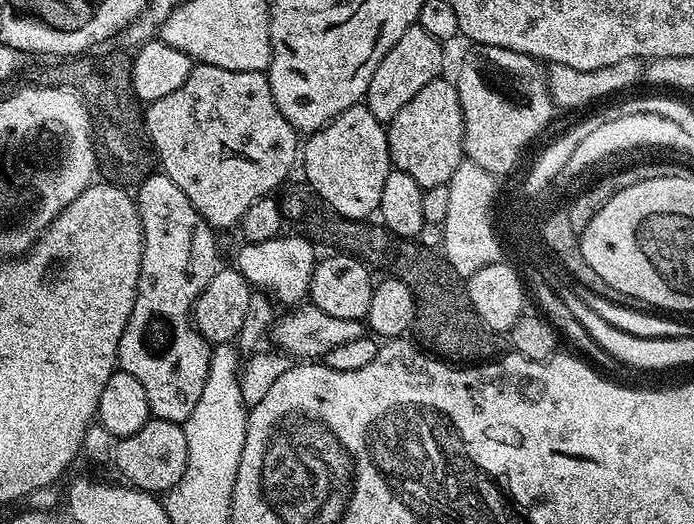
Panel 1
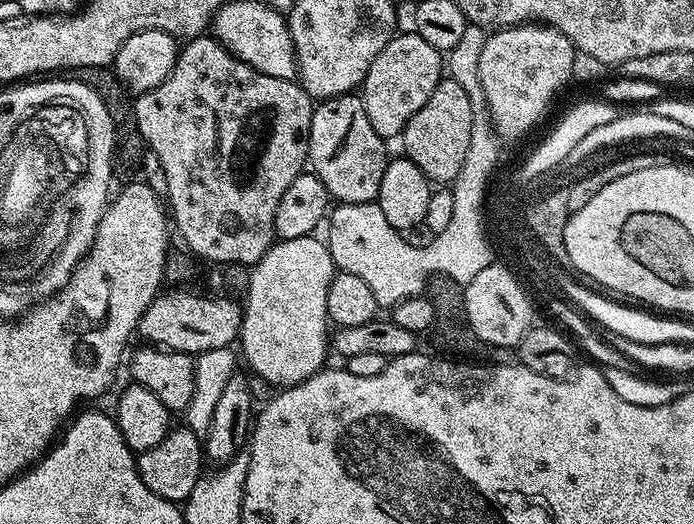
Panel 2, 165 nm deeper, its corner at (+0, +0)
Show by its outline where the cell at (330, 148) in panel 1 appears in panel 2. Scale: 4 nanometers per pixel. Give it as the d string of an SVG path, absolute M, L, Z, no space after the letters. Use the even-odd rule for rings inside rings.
M349 94L321 100L313 107L310 122L308 159L311 171L326 186L329 197L342 204L370 204L382 186L382 174L386 170L390 153L384 149L385 137L376 133L366 118L363 99Z

